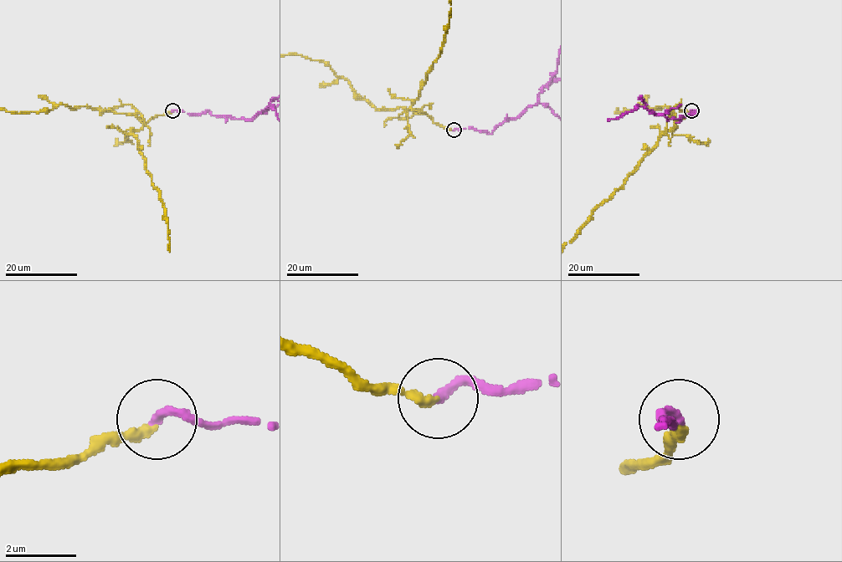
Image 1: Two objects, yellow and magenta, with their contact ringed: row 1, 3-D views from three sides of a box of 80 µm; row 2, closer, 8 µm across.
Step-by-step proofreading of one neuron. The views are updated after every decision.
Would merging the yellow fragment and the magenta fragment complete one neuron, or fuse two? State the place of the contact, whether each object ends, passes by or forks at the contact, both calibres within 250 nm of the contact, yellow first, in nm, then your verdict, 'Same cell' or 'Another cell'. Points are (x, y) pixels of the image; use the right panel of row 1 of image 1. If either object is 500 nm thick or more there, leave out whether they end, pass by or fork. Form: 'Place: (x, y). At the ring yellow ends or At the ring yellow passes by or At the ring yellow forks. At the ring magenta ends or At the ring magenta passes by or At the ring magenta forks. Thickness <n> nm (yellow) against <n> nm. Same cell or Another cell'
Place: (691, 110). At the ring yellow ends. At the ring magenta ends. Thickness 280 nm (yellow) against 240 nm. Same cell

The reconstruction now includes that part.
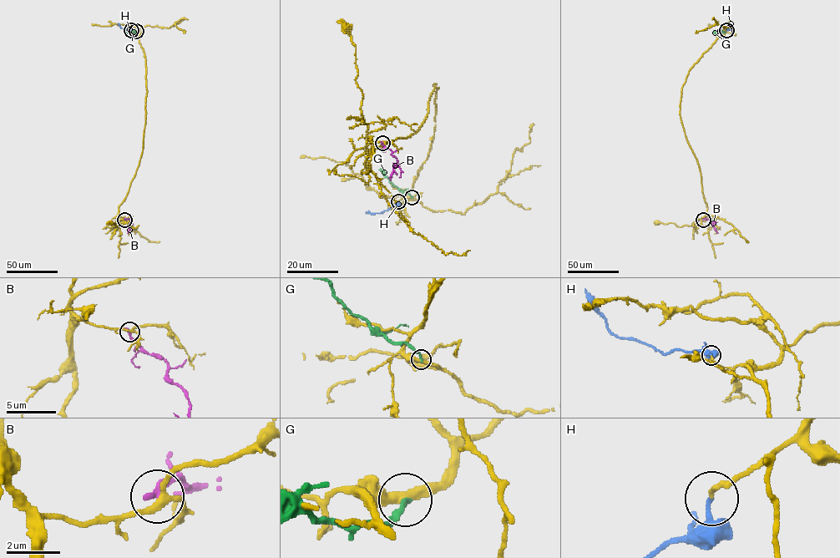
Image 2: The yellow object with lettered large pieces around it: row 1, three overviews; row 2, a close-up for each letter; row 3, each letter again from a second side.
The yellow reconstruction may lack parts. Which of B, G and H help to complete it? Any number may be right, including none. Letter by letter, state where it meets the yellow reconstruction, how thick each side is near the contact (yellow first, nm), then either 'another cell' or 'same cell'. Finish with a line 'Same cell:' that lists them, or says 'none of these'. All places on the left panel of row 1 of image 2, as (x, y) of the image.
B: meets yellow at (124, 220); 200 nm thick on the yellow side, 240 nm on the other; another cell
G: meets yellow at (136, 31); 320 nm thick on the yellow side, 200 nm on the other; another cell
H: meets yellow at (131, 30); 170 nm thick on the yellow side, 200 nm on the other; same cell
Same cell: H

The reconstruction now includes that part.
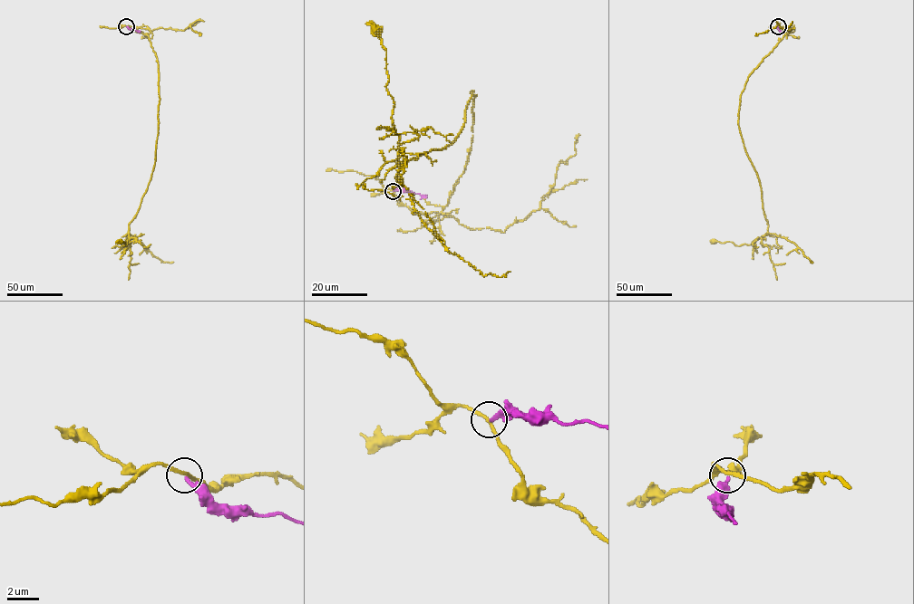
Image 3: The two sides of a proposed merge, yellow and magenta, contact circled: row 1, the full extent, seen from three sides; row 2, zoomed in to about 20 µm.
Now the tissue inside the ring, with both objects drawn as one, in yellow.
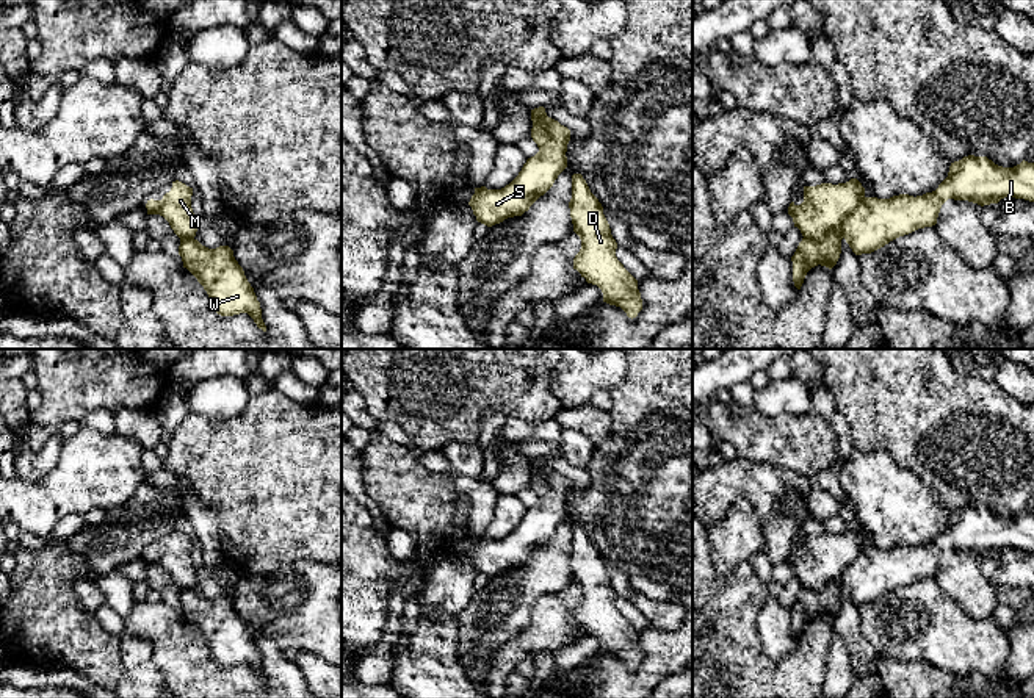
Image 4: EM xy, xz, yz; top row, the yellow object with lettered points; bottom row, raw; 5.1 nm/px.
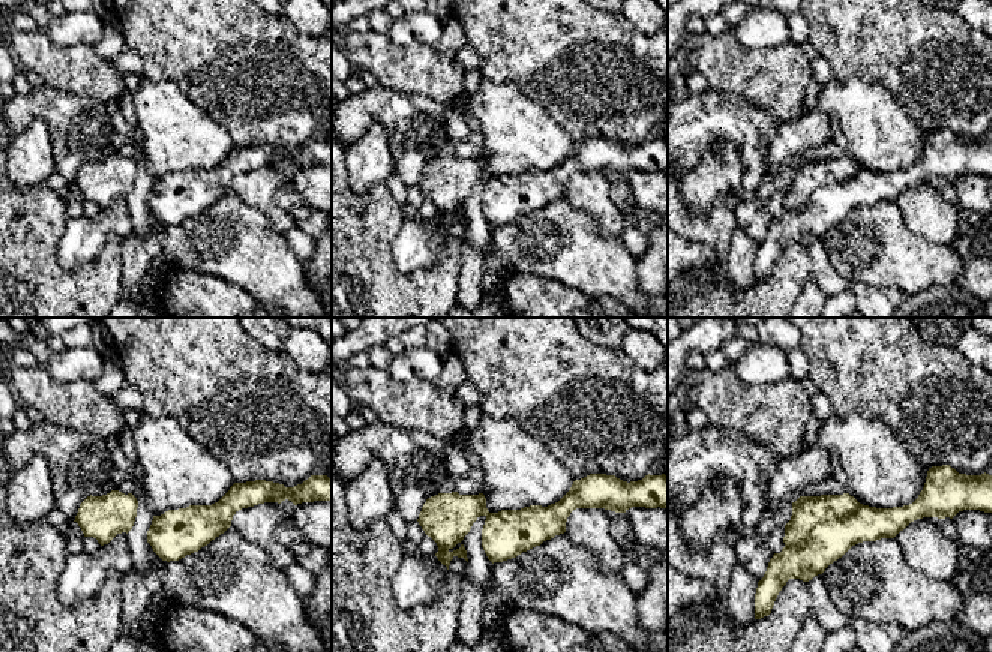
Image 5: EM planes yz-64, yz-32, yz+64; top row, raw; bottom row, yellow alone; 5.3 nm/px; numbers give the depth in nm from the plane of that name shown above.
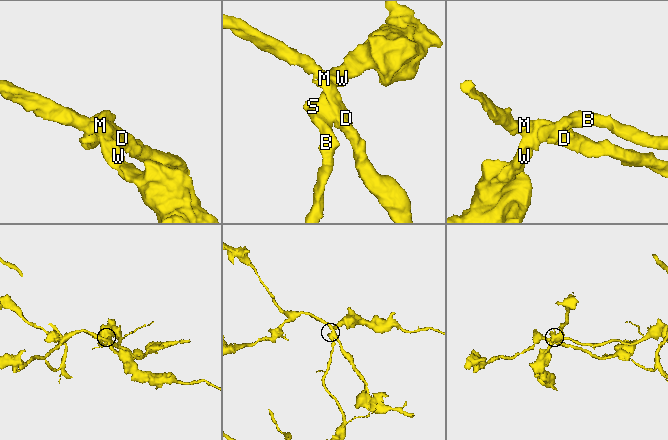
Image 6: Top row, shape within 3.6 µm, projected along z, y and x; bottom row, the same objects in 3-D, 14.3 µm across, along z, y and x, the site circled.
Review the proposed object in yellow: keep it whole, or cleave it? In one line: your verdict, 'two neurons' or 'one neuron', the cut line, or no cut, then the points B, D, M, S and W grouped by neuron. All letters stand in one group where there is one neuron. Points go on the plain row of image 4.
two neurons | yz (867, 548), (821, 589), (804, 589) | B S W / D M

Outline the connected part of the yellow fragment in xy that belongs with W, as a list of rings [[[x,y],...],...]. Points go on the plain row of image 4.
[[[180,590],[179,606],[204,637],[213,660],[221,667],[248,664],[258,679],[266,682],[262,659],[254,639],[229,596],[208,599],[197,590]]]

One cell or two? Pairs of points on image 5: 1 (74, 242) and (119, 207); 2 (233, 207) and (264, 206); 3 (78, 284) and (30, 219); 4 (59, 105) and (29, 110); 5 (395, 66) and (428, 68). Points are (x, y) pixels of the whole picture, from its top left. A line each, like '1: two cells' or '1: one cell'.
1: one cell
2: two cells
3: one cell
4: one cell
5: one cell

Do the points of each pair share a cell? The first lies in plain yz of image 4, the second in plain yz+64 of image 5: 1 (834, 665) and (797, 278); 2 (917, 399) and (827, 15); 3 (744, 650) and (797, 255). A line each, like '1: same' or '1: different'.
1: different
2: same
3: same

